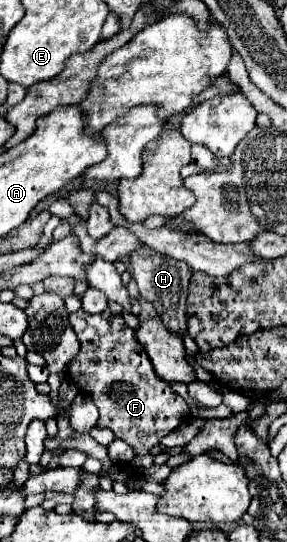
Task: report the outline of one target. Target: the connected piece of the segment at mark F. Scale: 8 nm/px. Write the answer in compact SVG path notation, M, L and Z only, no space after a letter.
M80 309L76 313L70 313L70 323L80 341L80 353L70 361L66 375L82 393L90 395L90 399L98 407L100 417L96 427L112 429L116 439L122 439L134 447L136 455L148 455L150 449L156 447L164 435L174 431L178 425L182 425L190 417L188 403L180 395L176 395L164 379L158 379L150 363L150 357L146 355L144 347L134 339L134 329L126 325L122 315L116 315L108 309L98 315L86 315Z

